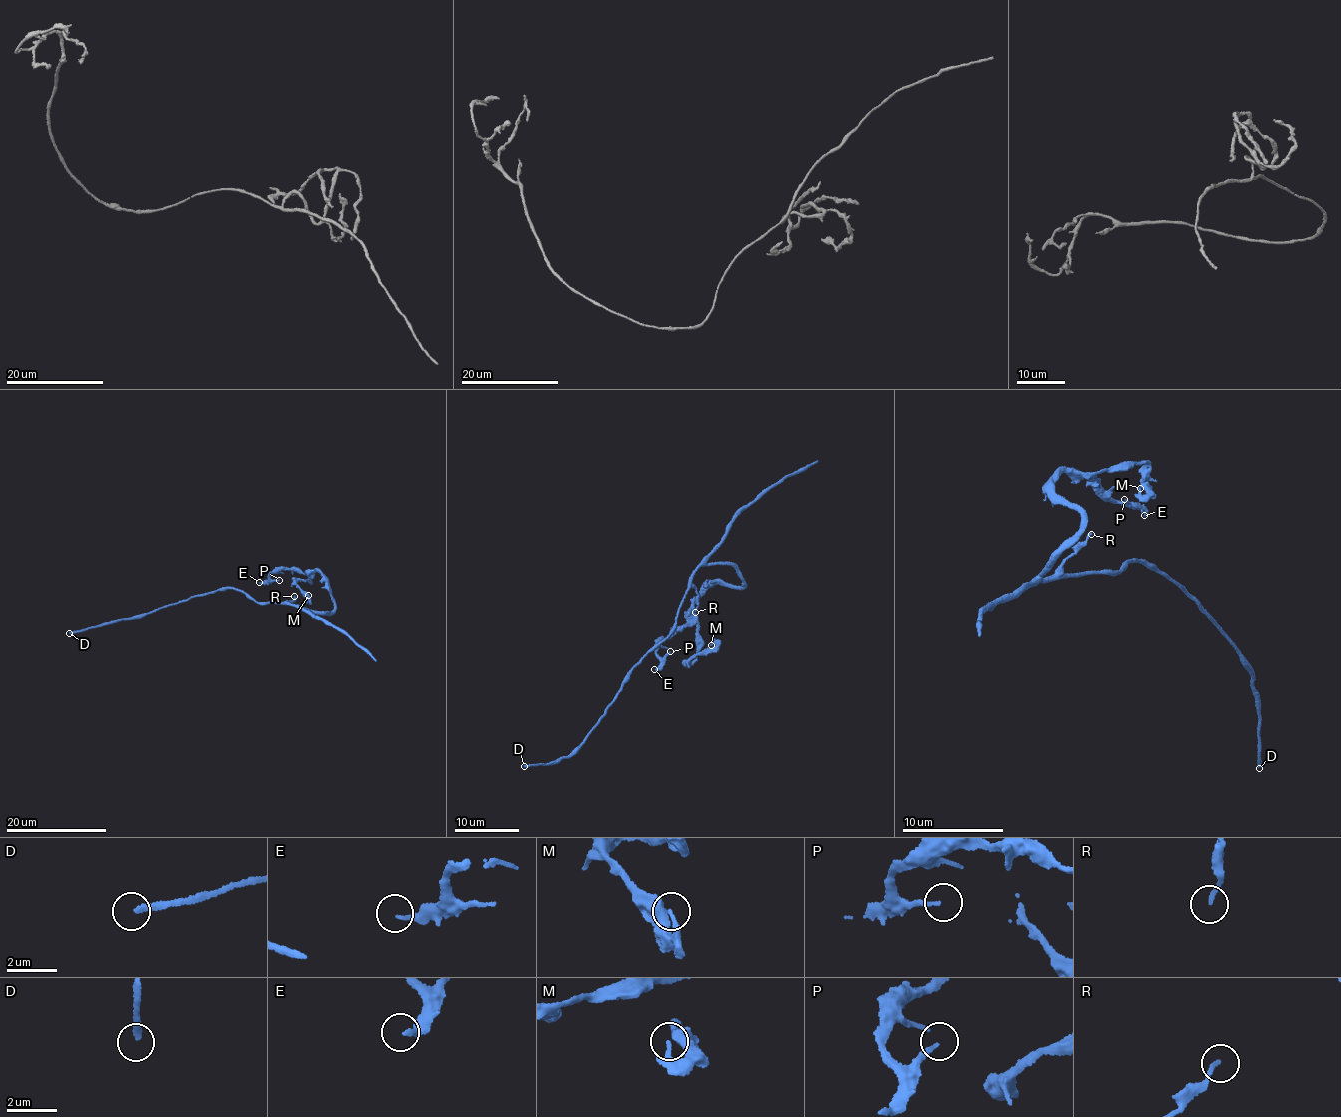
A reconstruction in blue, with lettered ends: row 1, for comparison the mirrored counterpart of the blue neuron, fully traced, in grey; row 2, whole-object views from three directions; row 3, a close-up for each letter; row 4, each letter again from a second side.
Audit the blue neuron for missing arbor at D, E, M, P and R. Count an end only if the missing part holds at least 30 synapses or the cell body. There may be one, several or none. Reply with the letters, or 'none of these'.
D

